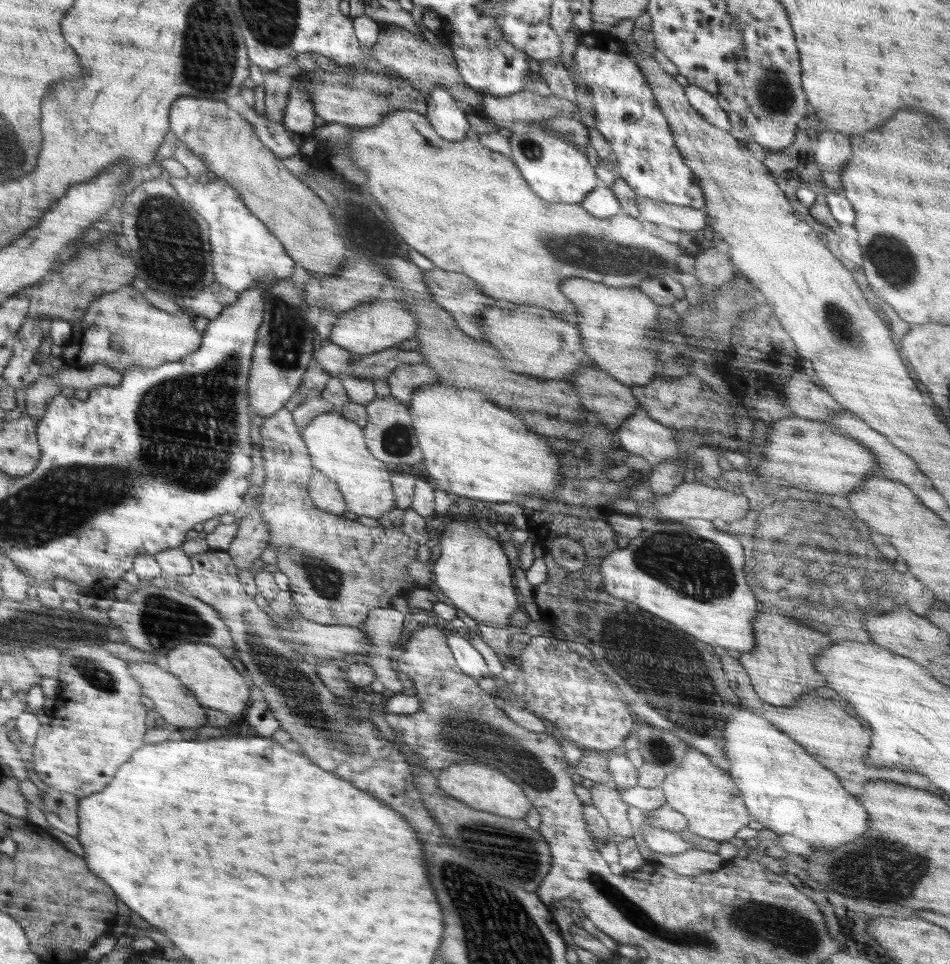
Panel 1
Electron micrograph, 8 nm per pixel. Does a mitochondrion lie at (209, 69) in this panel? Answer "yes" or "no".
yes

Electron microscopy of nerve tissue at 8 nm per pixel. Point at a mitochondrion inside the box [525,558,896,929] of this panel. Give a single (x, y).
(636, 641)

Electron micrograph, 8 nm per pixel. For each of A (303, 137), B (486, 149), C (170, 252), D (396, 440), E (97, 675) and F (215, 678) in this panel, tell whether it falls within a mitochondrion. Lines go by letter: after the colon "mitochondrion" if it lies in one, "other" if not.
A: other
B: other
C: mitochondrion
D: mitochondrion
E: mitochondrion
F: other

